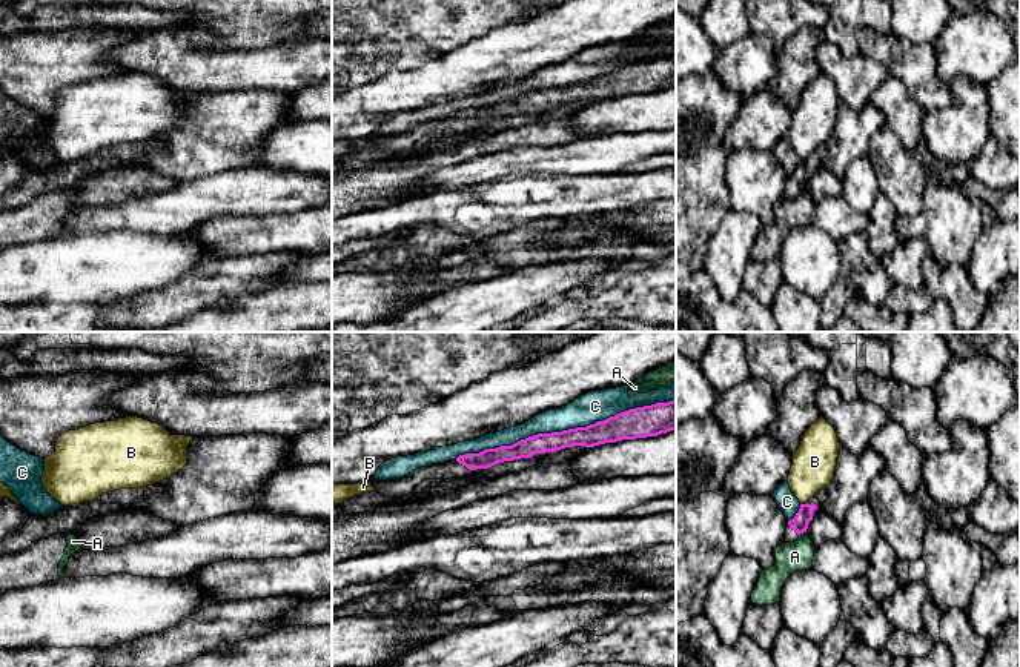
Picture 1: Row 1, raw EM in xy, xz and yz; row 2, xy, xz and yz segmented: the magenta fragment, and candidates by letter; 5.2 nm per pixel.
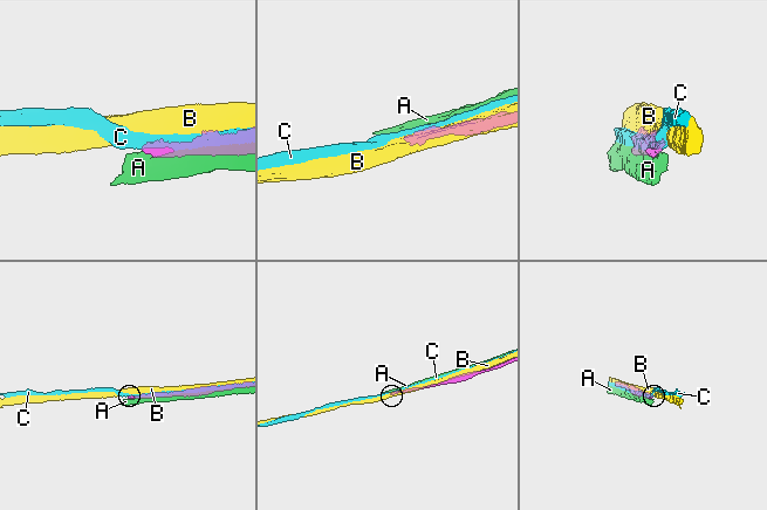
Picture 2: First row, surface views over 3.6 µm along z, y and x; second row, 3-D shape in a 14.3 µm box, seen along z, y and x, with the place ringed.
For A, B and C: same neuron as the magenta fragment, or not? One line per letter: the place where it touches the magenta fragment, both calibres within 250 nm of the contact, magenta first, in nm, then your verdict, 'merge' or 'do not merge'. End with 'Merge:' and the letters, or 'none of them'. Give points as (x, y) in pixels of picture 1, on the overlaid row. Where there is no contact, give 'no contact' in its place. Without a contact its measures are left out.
A: yz (802, 532) | 90/160 nm | do not merge
B: yz (804, 504) | 90/220 nm | do not merge
C: xz (564, 431) | 130/160 nm | do not merge
Merge: none of them

